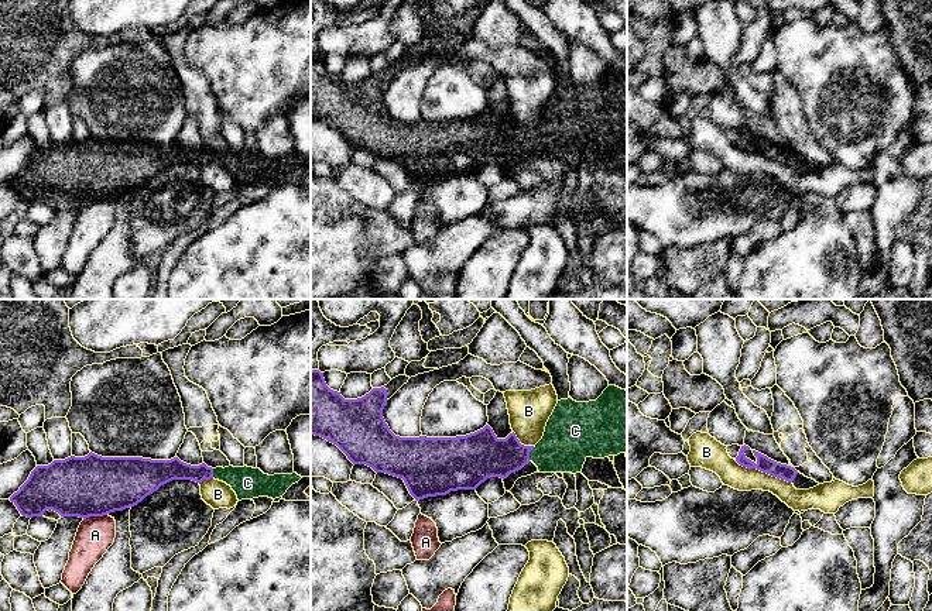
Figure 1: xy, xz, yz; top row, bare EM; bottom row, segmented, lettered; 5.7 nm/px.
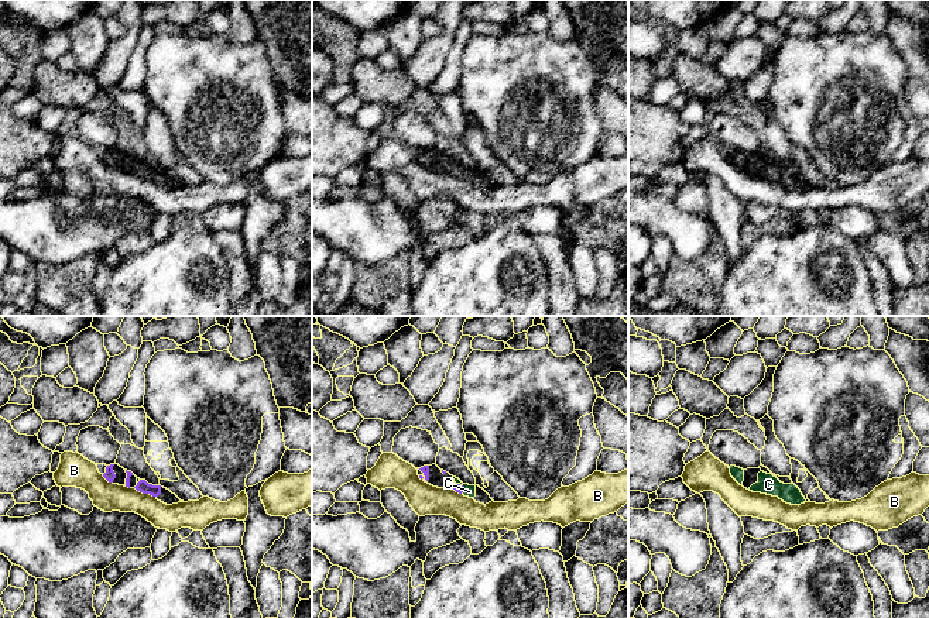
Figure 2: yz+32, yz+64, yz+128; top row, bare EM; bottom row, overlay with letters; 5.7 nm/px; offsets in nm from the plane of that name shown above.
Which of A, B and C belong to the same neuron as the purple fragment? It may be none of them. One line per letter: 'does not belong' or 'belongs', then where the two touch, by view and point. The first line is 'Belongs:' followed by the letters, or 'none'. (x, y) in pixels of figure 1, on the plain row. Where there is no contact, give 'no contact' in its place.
Belongs: C
A: does not belong; meets purple in xy at (95, 199)
B: does not belong; meets purple in yz at (763, 155)
C: belongs; meets purple in xz at (528, 138)

